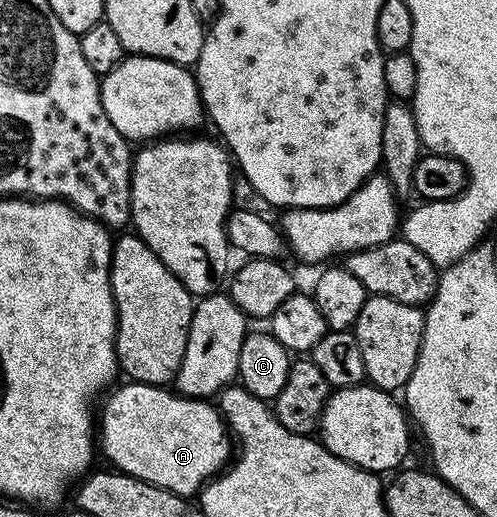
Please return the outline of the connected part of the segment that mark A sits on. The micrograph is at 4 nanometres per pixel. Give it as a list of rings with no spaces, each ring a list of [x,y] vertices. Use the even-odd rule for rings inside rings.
[[[133,381],[123,382],[123,387],[115,386],[113,390],[105,396],[106,404],[103,405],[102,411],[100,407],[100,451],[110,458],[109,466],[113,470],[121,471],[124,475],[131,475],[136,477],[140,481],[148,481],[152,485],[156,485],[160,489],[168,489],[172,493],[177,495],[184,495],[187,497],[194,497],[201,492],[202,488],[219,474],[227,466],[227,463],[231,460],[232,451],[230,455],[230,439],[232,443],[232,437],[229,428],[226,426],[225,419],[221,415],[221,411],[218,410],[215,404],[212,404],[209,400],[192,399],[190,396],[182,396],[177,392],[168,392],[167,388],[157,384],[149,383],[136,383]]]

